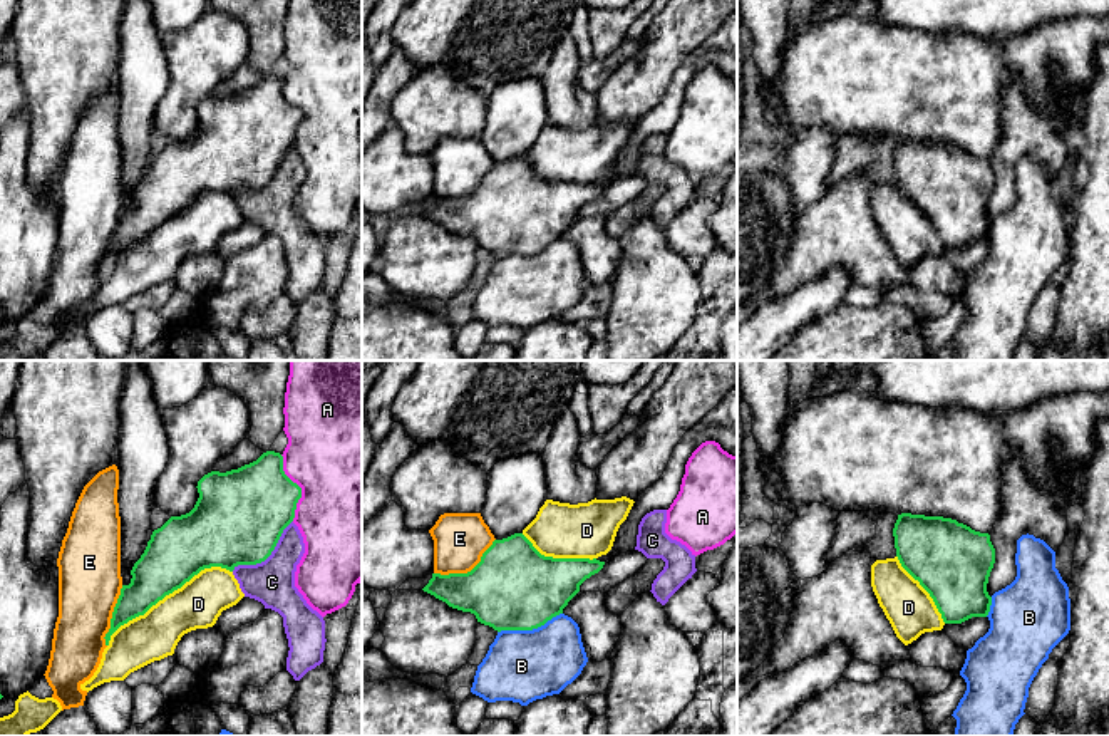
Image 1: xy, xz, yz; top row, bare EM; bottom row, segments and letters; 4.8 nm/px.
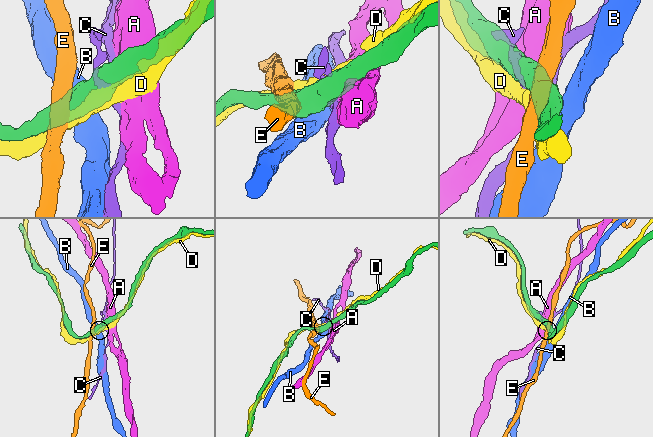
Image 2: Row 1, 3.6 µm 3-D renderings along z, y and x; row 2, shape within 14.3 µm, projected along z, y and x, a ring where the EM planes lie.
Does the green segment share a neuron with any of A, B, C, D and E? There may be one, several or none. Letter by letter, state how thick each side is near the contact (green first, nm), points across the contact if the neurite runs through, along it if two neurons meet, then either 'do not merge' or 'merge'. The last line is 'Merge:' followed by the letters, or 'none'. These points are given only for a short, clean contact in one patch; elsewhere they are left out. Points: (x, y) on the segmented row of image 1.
A: 380/500 nm | do not merge
B: 400/340 nm | along xz (562, 612), (531, 629), (501, 629), (498, 632) | do not merge
C: 440/220 nm | do not merge
D: 280/240 nm | merge
E: 400/260 nm | do not merge
Merge: D

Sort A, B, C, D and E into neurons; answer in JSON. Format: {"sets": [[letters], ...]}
{"sets": [["A"], ["B"], ["C"], ["D"], ["E"]]}

